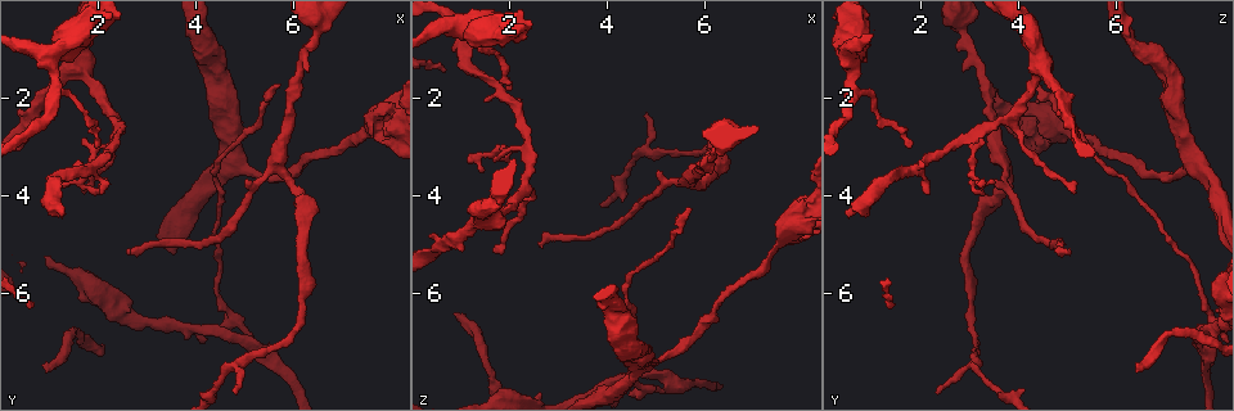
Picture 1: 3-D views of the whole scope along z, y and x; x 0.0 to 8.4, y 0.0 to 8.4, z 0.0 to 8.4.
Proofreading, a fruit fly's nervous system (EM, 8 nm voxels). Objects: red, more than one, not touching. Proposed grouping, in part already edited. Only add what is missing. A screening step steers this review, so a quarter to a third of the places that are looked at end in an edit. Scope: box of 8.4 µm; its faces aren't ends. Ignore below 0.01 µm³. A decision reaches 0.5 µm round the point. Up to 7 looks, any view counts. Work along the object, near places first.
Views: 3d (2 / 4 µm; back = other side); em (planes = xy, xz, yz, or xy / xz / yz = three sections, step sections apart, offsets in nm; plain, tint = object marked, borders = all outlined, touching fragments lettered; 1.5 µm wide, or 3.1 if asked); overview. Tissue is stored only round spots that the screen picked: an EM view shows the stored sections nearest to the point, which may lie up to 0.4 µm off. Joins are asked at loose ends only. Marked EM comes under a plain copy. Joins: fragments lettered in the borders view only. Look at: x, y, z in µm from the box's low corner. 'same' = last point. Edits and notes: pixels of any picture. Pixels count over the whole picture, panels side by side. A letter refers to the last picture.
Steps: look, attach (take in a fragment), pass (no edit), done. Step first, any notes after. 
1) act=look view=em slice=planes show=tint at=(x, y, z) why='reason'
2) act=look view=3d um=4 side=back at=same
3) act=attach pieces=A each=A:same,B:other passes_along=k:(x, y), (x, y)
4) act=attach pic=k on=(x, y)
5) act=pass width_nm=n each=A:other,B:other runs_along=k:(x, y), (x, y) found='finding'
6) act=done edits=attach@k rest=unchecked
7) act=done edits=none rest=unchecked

act=look view=3d um=2 at=(1.75, 4.00, 5.20) why='thin end'

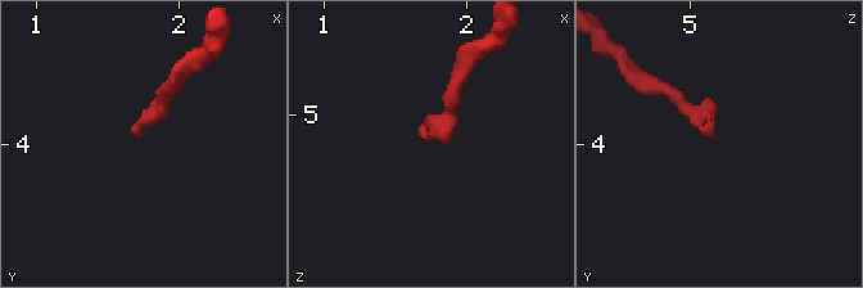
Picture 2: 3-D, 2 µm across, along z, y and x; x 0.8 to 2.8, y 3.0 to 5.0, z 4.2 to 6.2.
act=look view=em slice=planes show=borders at=(1.72, 3.94, 5.16)

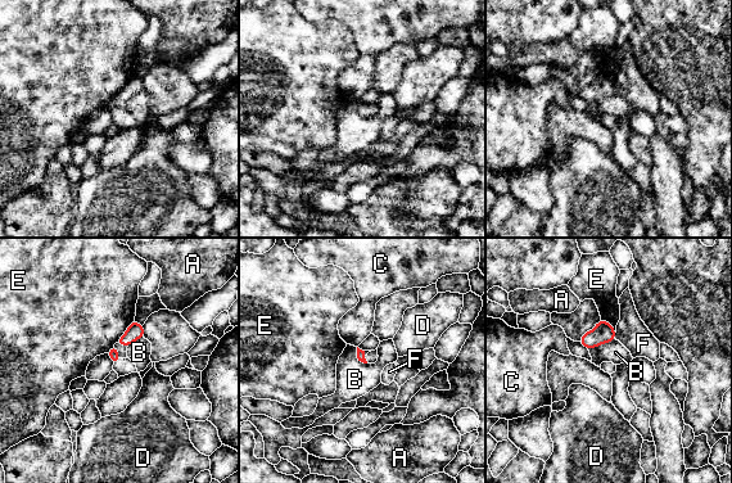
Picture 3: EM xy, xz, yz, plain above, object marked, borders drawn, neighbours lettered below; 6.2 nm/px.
act=pass each=A:other,B:other,C:other,D:other,E:other,F:other border=3:(614, 338), (588, 350) found='none of them fits'

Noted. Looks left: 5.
act=look view=em slice=planes show=borders at=(2.10, 3.95, 2.10) why='tapers out'

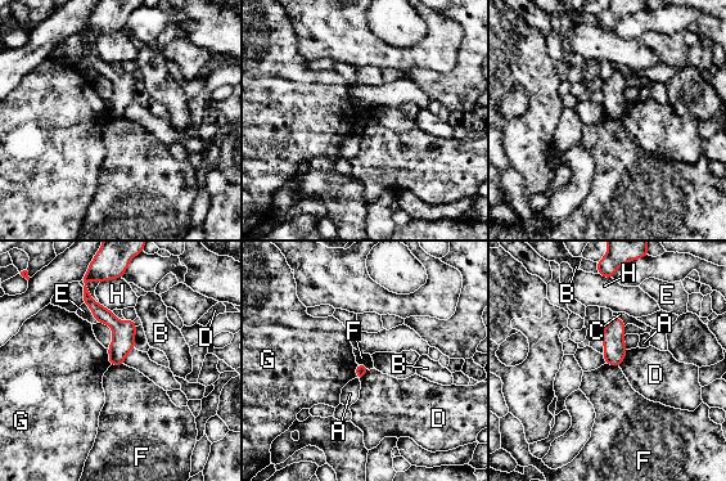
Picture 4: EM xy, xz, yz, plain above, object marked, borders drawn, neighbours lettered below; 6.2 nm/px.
act=pass each=A:other,B:other,C:other,D:other,E:other,F:other,G:other,H:other runs_along=4:(86, 295), (120, 329), (120, 362) found='no lettered fragment goes on from it'

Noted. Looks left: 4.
act=look view=3d um=2 at=(0.95, 7.50, 6.40) why='branch stops here'

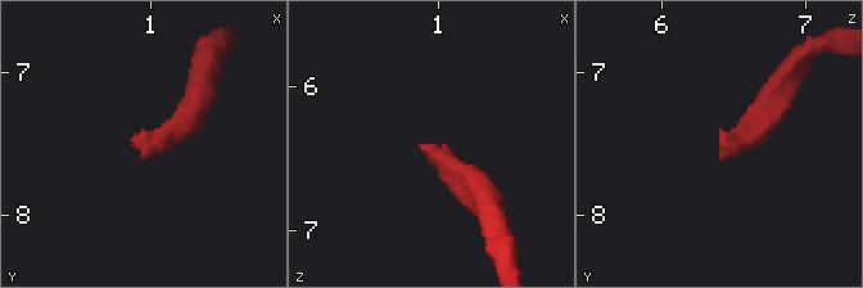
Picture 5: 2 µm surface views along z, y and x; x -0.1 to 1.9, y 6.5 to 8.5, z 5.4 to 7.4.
act=look view=em slice=planes show=borders at=(0.88, 7.46, 6.42) why='now the EM'

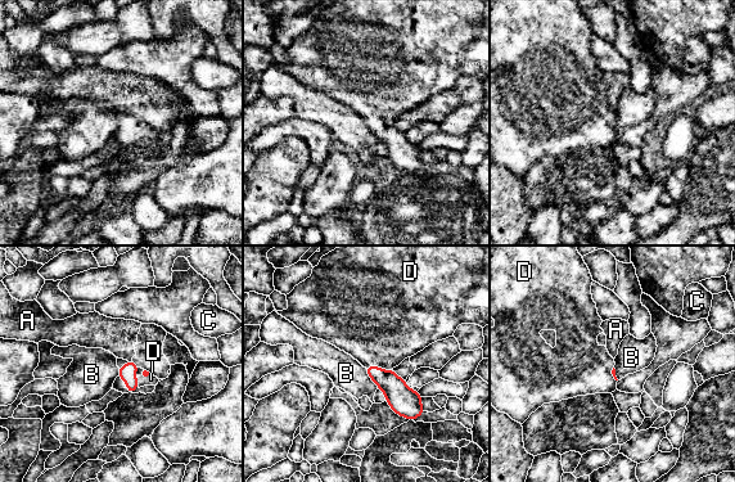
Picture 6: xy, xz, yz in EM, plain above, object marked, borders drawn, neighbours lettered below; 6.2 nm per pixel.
act=attach pieces=D each=A:other,B:other,C:other,D:same passes_along=6:(400, 397), (378, 366), (380, 327) found='the neuron continues'

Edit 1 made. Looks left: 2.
act=done edits=attach@6 rest=unchecked

